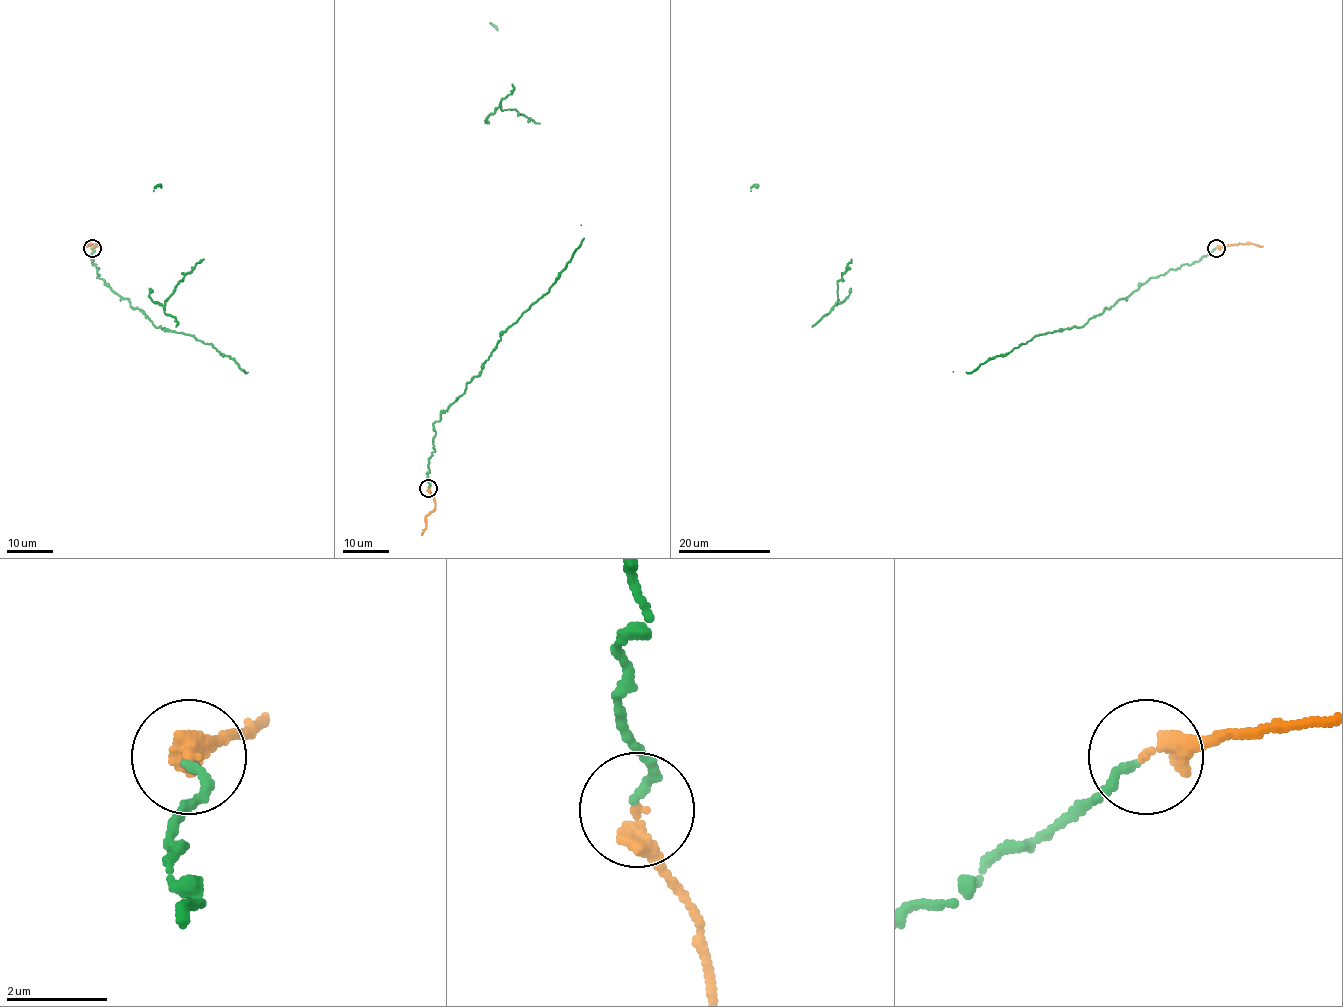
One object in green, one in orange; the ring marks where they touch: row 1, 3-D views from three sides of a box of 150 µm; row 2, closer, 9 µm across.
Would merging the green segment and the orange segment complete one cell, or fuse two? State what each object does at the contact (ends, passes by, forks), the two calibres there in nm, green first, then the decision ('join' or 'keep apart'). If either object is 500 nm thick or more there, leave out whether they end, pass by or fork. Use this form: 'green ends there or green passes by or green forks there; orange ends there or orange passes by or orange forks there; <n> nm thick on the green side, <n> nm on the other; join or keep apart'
green ends there; orange ends there; 170 nm thick on the green side, 400 nm on the other; join

